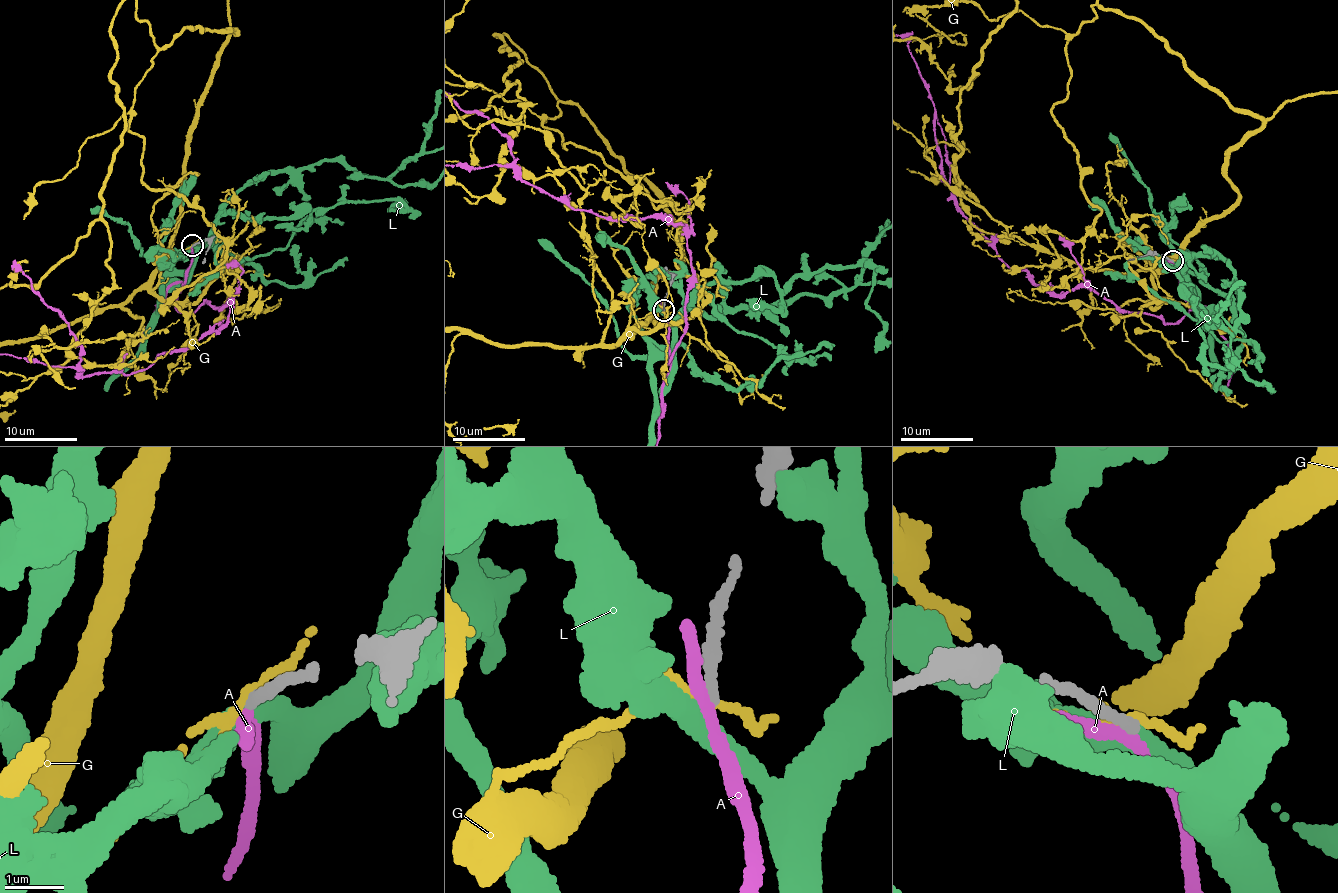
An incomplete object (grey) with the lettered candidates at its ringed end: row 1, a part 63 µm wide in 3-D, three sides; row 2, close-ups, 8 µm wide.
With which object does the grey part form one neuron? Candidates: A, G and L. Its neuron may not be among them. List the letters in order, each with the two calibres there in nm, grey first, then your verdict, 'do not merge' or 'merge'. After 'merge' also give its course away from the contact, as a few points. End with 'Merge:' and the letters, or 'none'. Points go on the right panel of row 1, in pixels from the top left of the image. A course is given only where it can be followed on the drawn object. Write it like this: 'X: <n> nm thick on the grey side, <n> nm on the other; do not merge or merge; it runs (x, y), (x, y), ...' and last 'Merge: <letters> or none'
A: 190 nm thick on the grey side, 200 nm on the other; do not merge
G: 190 nm thick on the grey side, 120 nm on the other; do not merge
L: 190 nm thick on the grey side, 360 nm on the other; do not merge
Merge: none

